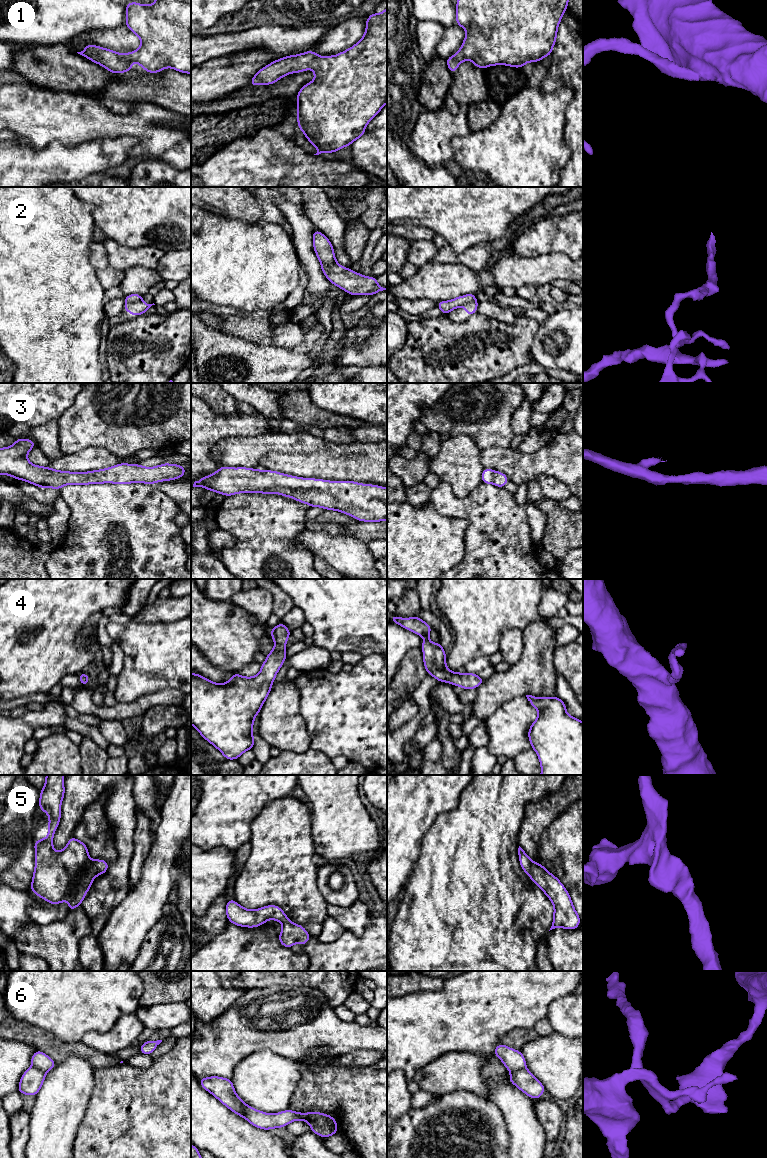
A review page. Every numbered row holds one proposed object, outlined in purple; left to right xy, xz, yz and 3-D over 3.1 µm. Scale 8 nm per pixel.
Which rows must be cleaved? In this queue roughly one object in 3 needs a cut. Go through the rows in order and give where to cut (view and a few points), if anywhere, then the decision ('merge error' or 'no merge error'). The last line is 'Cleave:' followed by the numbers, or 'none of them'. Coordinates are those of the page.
1: no cut | no merge error
2: xy (141, 299), (125, 303) | merge error
3: no cut | no merge error
4: no cut | no merge error
5: no cut | no merge error
6: no cut | no merge error
Cleave: 2

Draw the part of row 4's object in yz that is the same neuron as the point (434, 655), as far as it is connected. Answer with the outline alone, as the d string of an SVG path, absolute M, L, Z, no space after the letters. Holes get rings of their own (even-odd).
M391 614L390 622L396 623L404 629L410 630L425 638L421 645L424 667L426 672L437 679L438 682L447 682L452 686L457 685L466 690L476 689L485 681L485 679L475 673L451 672L446 666L446 652L441 643L429 641L432 626L418 616L401 618Z

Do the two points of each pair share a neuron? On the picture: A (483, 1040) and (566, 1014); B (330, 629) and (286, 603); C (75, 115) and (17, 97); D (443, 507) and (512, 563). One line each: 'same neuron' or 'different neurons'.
A: different neurons
B: different neurons
C: same neuron
D: same neuron

